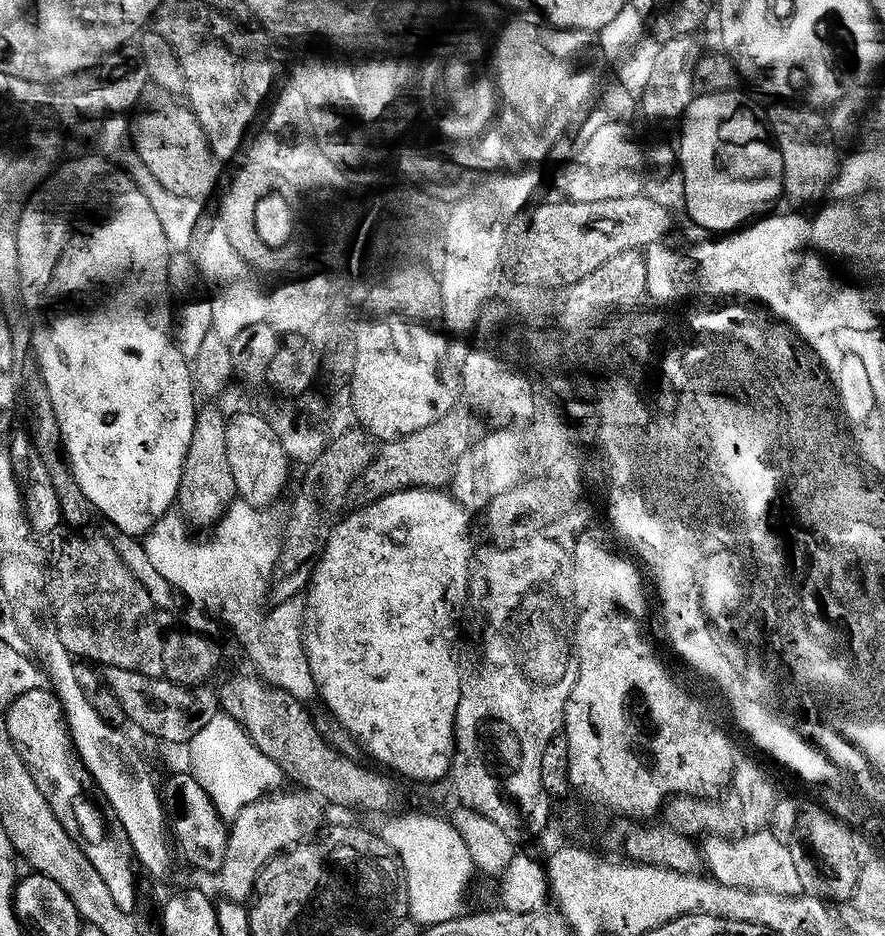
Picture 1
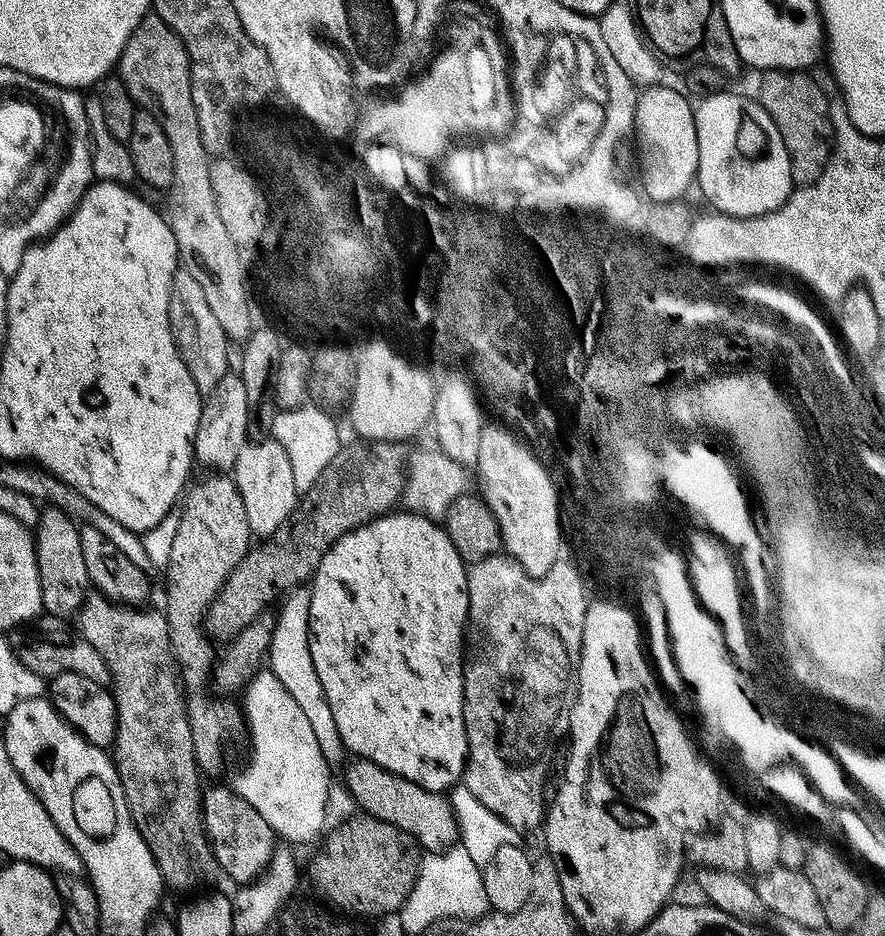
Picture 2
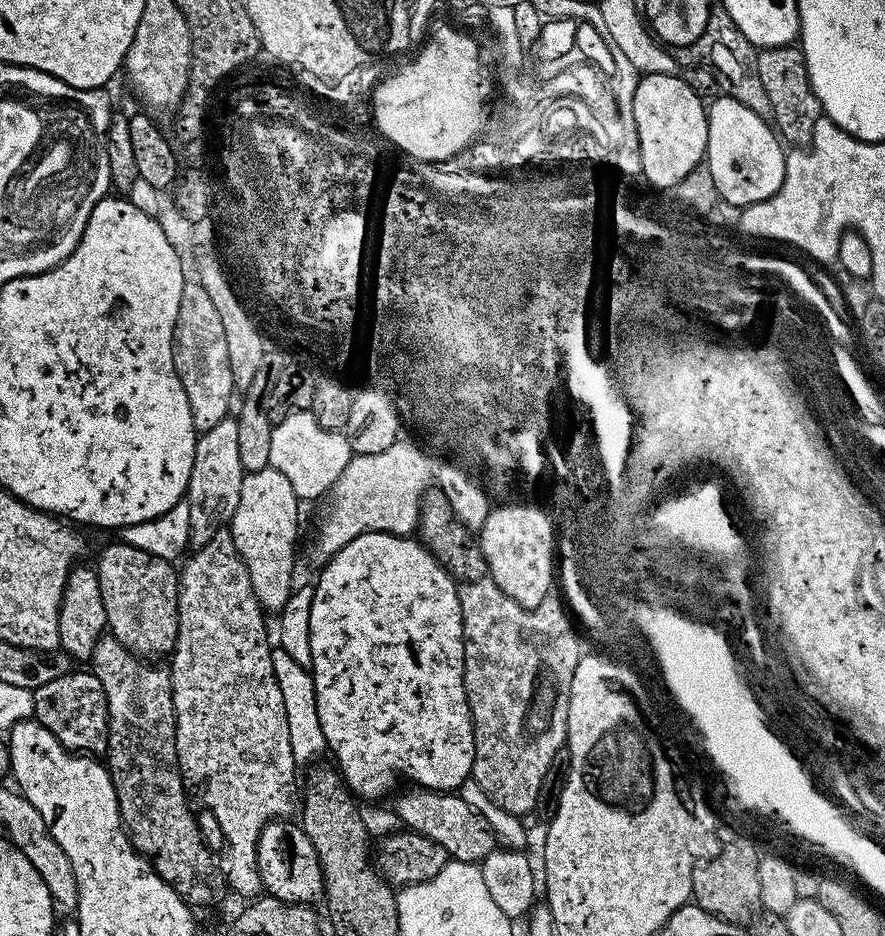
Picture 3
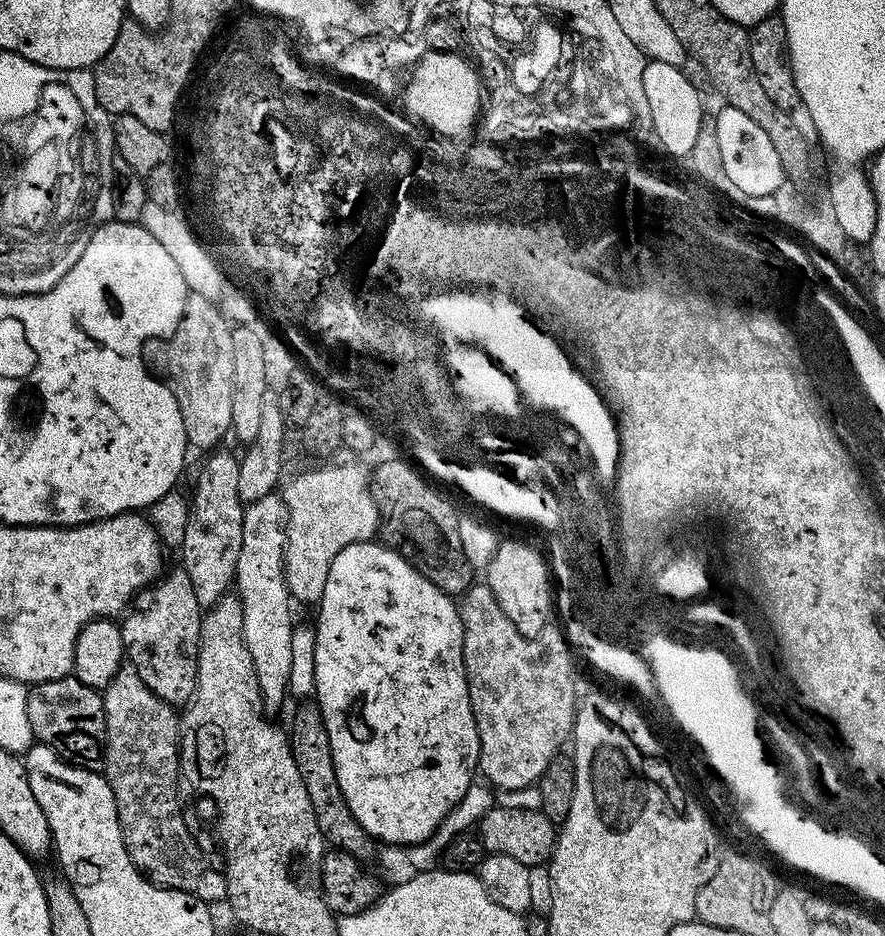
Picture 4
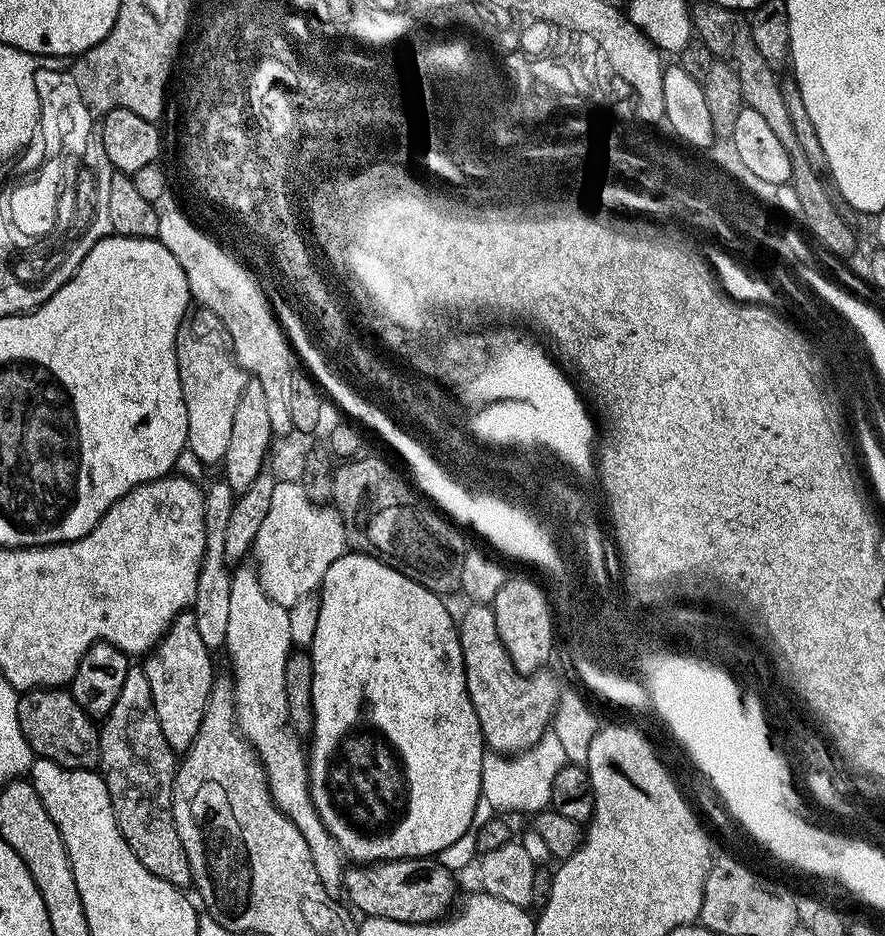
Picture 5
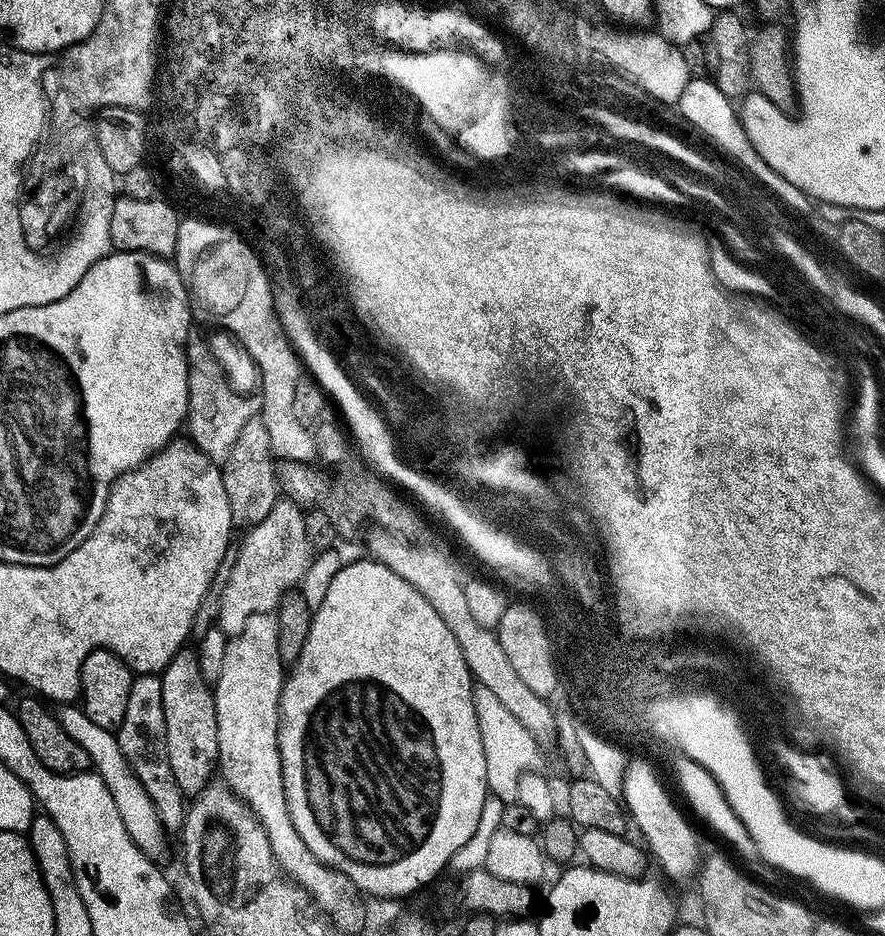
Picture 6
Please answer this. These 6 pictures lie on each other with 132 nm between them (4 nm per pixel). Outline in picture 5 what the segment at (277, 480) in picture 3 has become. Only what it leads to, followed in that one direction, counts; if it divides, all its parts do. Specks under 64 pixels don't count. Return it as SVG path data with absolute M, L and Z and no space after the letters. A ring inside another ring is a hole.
M255 567L235 569L232 572L230 586L230 630L226 630L226 652L232 655L231 679L234 681L234 699L236 702L236 724L245 740L256 750L260 763L264 765L264 773L268 775L268 789L272 800L298 826L302 838L306 838L306 846L310 846L310 856L314 862L314 870L318 870L318 878L322 878L322 886L336 894L343 889L346 860L335 840L326 830L322 818L312 801L308 789L308 757L301 737L297 736L286 710L286 662L294 651L290 638L290 614L278 602L274 602L262 590L260 579L256 577Z

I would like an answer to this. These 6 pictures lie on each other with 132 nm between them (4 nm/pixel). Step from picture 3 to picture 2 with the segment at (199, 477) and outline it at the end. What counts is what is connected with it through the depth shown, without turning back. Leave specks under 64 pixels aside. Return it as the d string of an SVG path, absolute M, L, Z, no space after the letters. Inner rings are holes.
M229 372L222 382L214 386L203 397L198 418L198 430L194 434L192 455L195 463L204 470L232 470L238 462L238 454L242 454L245 444L249 443L247 436L247 402L245 383L239 373Z

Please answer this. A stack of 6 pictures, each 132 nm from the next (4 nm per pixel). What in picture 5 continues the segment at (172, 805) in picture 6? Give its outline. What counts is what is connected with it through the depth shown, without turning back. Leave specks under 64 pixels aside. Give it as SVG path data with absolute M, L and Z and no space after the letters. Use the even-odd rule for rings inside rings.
M129 667L126 682L122 682L122 694L118 694L118 702L103 717L100 729L100 762L98 771L104 777L106 790L114 806L114 818L122 830L122 838L134 850L138 862L150 870L158 878L170 882L181 890L191 885L192 871L186 858L186 850L182 846L182 838L178 838L178 830L172 817L172 787L176 781L178 767L177 753L166 742L166 734L162 734L162 726L158 726L158 714L154 714L154 698L150 698L150 682L146 682L143 667Z

